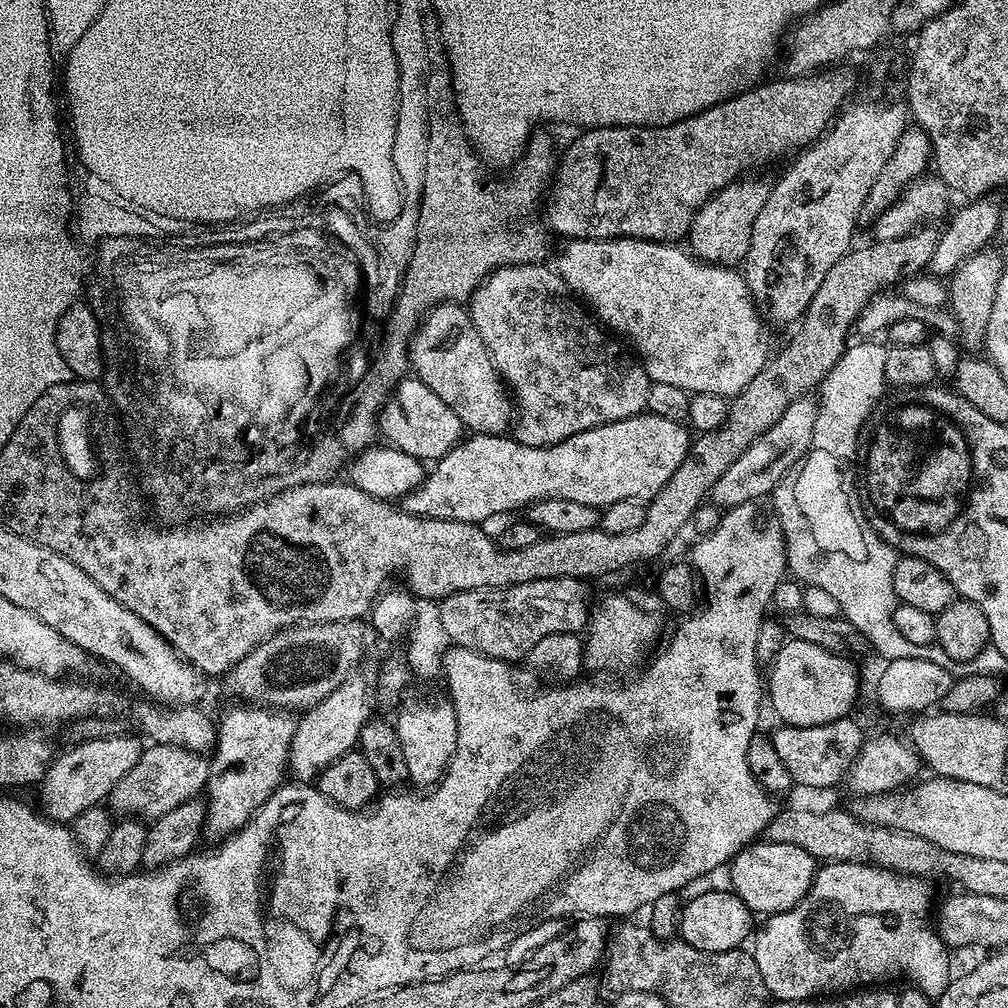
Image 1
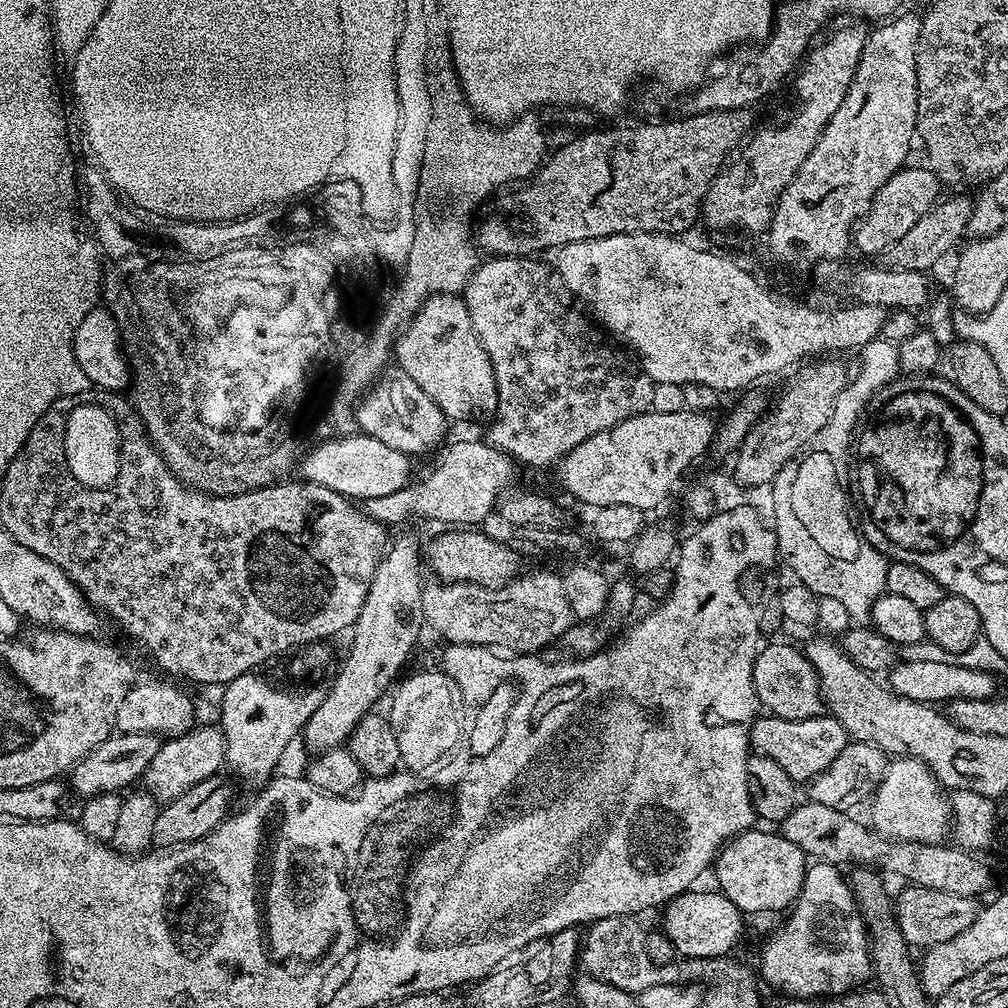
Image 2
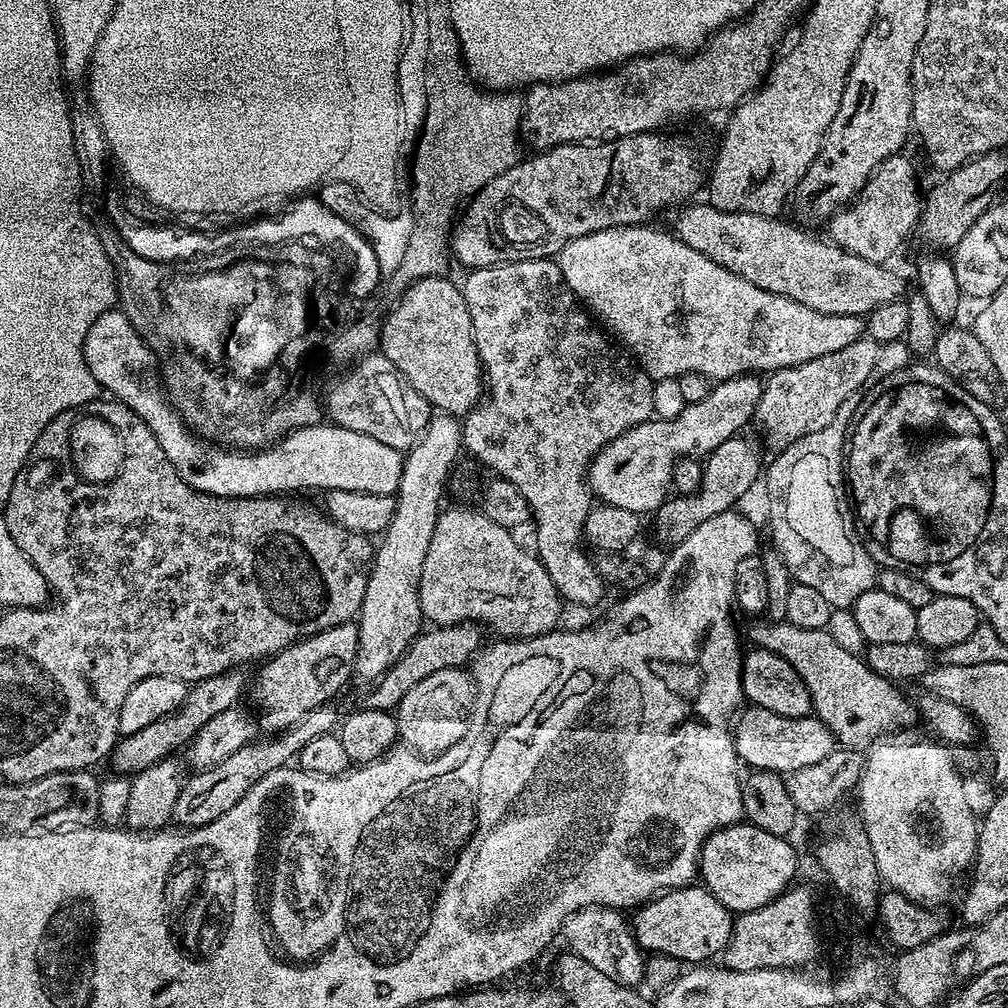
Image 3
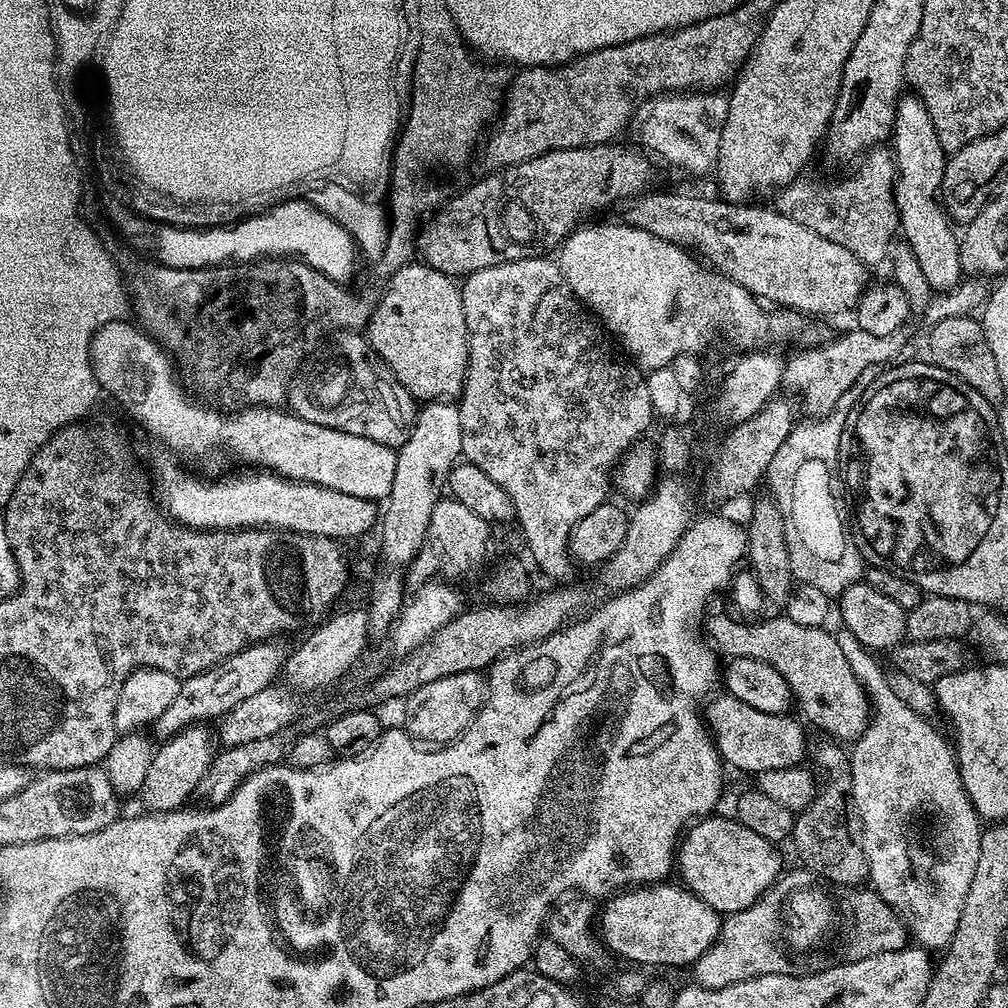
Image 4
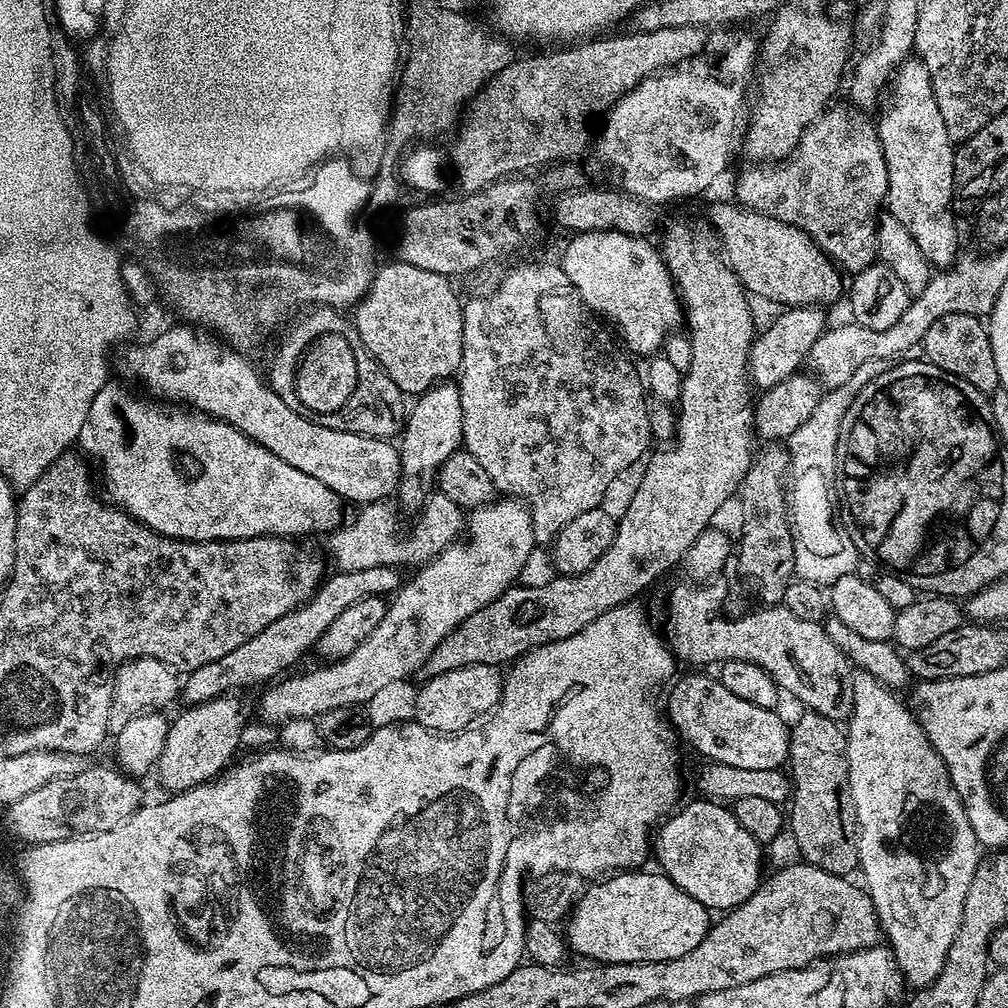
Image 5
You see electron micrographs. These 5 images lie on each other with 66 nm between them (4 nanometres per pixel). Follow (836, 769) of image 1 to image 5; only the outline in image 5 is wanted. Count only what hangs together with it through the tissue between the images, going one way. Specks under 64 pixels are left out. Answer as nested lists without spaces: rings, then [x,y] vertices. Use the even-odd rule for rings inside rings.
[[[715,675],[682,676],[671,685],[673,688],[668,696],[666,716],[683,743],[685,740],[690,747],[697,748],[709,761],[726,766],[739,766],[742,770],[774,770],[787,761],[790,728],[787,723],[784,725],[779,711],[754,706],[754,702],[746,702],[746,698],[730,694],[730,690],[726,690],[726,686],[722,686],[722,682]]]

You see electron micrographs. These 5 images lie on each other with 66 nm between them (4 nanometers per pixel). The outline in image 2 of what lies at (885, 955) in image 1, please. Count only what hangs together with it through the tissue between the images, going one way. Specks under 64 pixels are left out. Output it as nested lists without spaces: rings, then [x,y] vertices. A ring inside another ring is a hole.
[[[809,863],[800,897],[787,913],[788,921],[765,942],[764,949],[760,952],[758,972],[763,983],[785,992],[785,997],[798,1000],[839,997],[867,985],[867,980],[873,975],[871,950],[863,918],[856,906],[849,881],[844,876],[840,877],[840,872],[841,869],[834,864]]]

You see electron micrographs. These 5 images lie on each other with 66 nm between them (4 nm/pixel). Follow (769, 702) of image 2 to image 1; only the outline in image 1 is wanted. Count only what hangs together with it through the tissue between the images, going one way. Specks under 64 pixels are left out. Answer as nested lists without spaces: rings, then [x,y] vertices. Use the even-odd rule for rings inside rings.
[[[785,639],[784,644],[770,661],[772,669],[766,672],[766,696],[772,699],[772,708],[781,716],[784,724],[794,726],[822,726],[826,722],[843,720],[849,715],[852,703],[860,692],[860,676],[853,661],[847,655],[831,652],[810,642]]]

